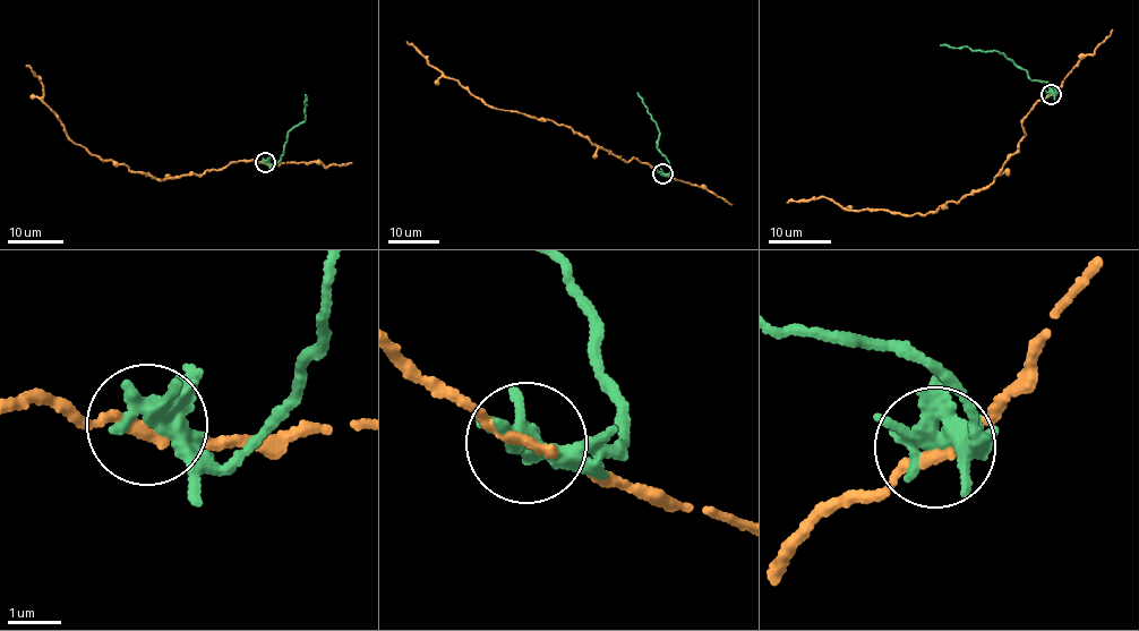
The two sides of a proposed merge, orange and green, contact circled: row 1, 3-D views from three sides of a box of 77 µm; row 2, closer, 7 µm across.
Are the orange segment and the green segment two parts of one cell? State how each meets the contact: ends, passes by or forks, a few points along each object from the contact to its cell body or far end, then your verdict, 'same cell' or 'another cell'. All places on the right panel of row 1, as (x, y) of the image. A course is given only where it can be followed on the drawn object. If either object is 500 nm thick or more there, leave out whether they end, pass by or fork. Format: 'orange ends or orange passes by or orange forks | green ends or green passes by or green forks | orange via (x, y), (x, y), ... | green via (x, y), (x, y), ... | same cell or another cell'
orange passes by | green forks | orange via (1050, 94), (1021, 119), (1026, 135), (993, 181), (924, 216), (848, 210), (825, 197), (787, 203) | green via (1050, 94), (1055, 92), (1053, 86), (1032, 79), (995, 50), (981, 51), (940, 44) | another cell

